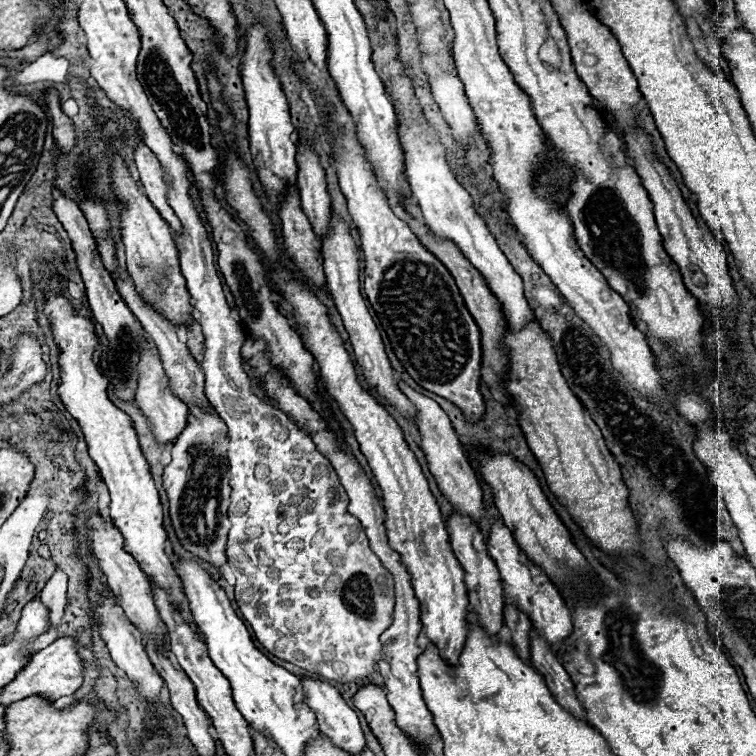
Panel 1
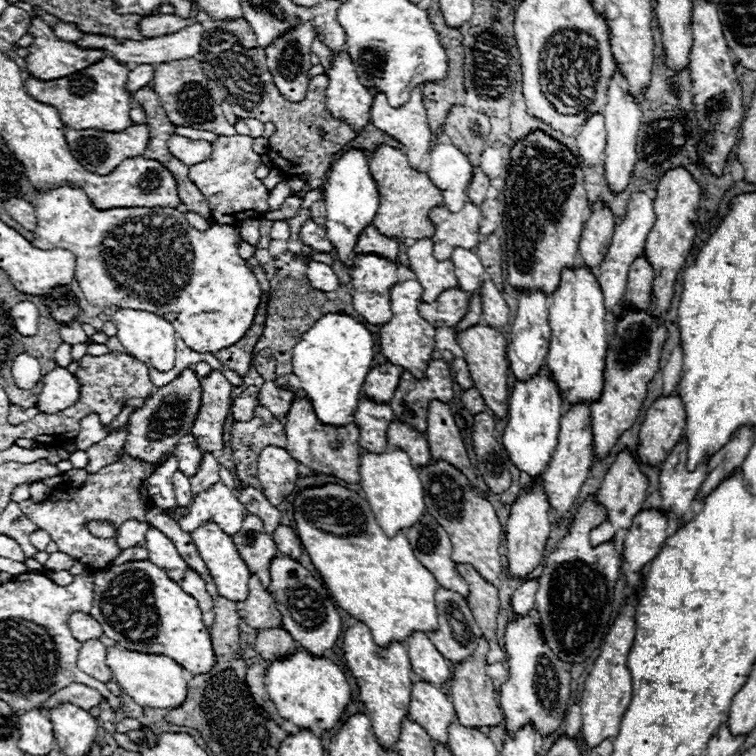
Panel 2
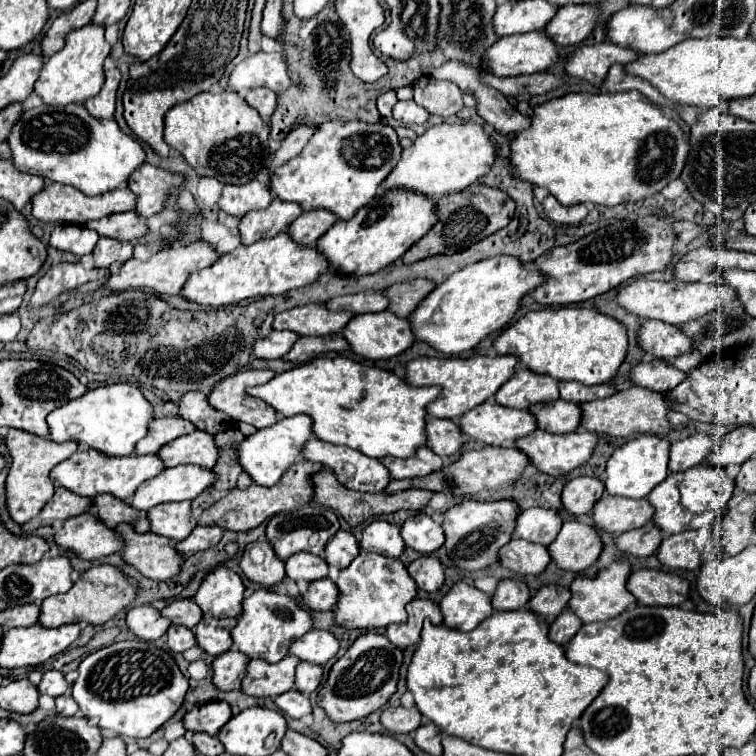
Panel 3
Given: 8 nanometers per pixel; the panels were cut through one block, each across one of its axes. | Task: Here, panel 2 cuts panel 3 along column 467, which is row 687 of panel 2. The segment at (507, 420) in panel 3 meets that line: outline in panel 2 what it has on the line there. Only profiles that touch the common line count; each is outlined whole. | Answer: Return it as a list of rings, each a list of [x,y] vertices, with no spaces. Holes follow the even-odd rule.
[[[414,682],[412,702],[410,702],[410,720],[420,724],[432,740],[438,744],[448,744],[448,726],[456,722],[456,712],[446,694],[434,688],[428,682]]]

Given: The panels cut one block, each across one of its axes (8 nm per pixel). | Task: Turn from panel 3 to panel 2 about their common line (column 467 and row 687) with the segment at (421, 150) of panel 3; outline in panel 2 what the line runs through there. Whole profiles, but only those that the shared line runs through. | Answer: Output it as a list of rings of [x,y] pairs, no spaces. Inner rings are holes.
[[[110,648],[106,654],[106,666],[112,670],[112,678],[120,684],[120,688],[134,698],[136,704],[148,708],[176,708],[186,700],[186,680],[182,676],[182,668],[178,662],[166,656],[130,652],[124,648]]]

